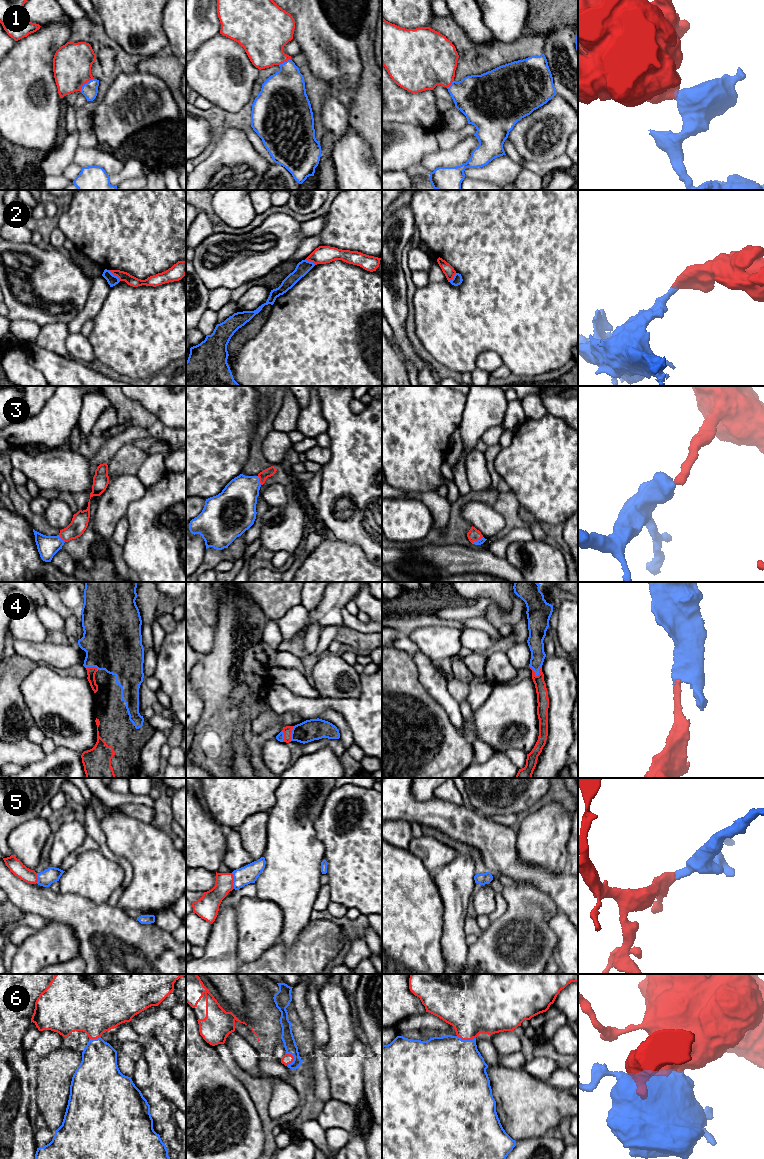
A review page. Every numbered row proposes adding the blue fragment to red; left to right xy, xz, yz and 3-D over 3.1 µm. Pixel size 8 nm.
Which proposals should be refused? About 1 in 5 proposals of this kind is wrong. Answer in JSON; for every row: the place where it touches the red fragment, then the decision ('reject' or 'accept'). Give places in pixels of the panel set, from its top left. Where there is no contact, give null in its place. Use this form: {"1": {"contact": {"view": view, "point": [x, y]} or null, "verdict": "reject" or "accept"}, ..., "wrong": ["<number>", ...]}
{"1": {"contact": {"view": "xy", "point": [85, 83]}, "verdict": "accept"}, "2": {"contact": {"view": "xy", "point": [114, 274]}, "verdict": "reject"}, "3": {"contact": {"view": "xz", "point": [259, 480]}, "verdict": "accept"}, "4": {"contact": {"view": "yz", "point": [533, 671]}, "verdict": "accept"}, "5": {"contact": {"view": "xz", "point": [233, 880]}, "verdict": "accept"}, "6": {"contact": {"view": "xz", "point": [293, 1059]}, "verdict": "accept"}, "wrong": ["2"]}

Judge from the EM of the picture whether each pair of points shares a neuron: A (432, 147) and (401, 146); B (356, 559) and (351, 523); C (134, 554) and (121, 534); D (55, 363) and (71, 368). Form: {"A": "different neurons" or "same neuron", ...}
{"A": "same neuron", "B": "different neurons", "C": "different neurons", "D": "same neuron"}

